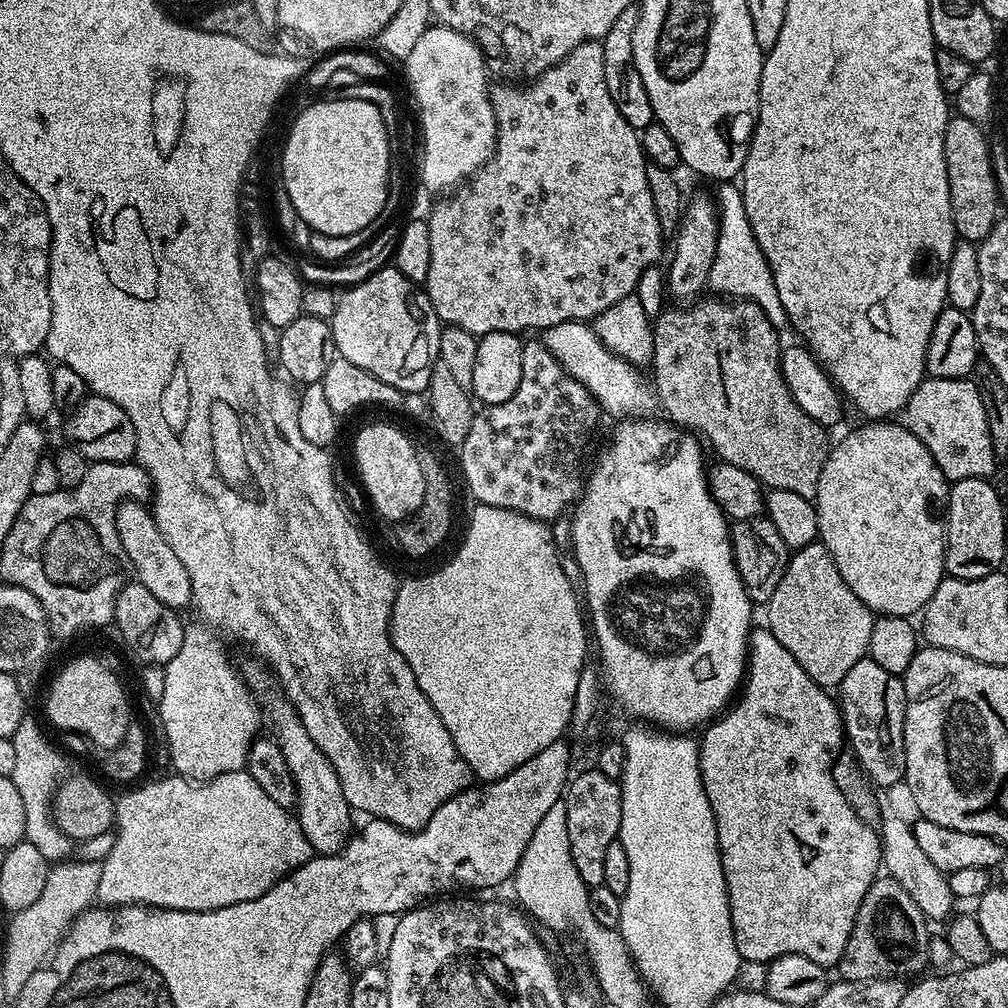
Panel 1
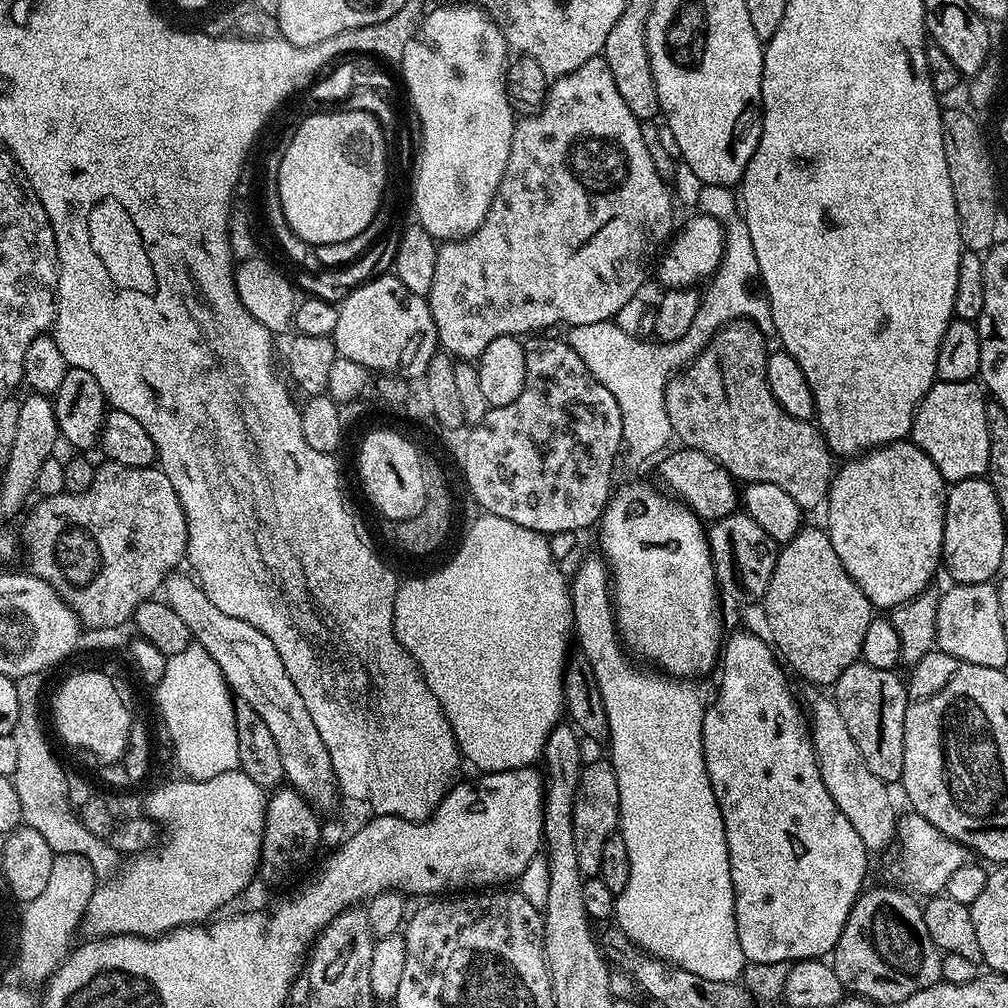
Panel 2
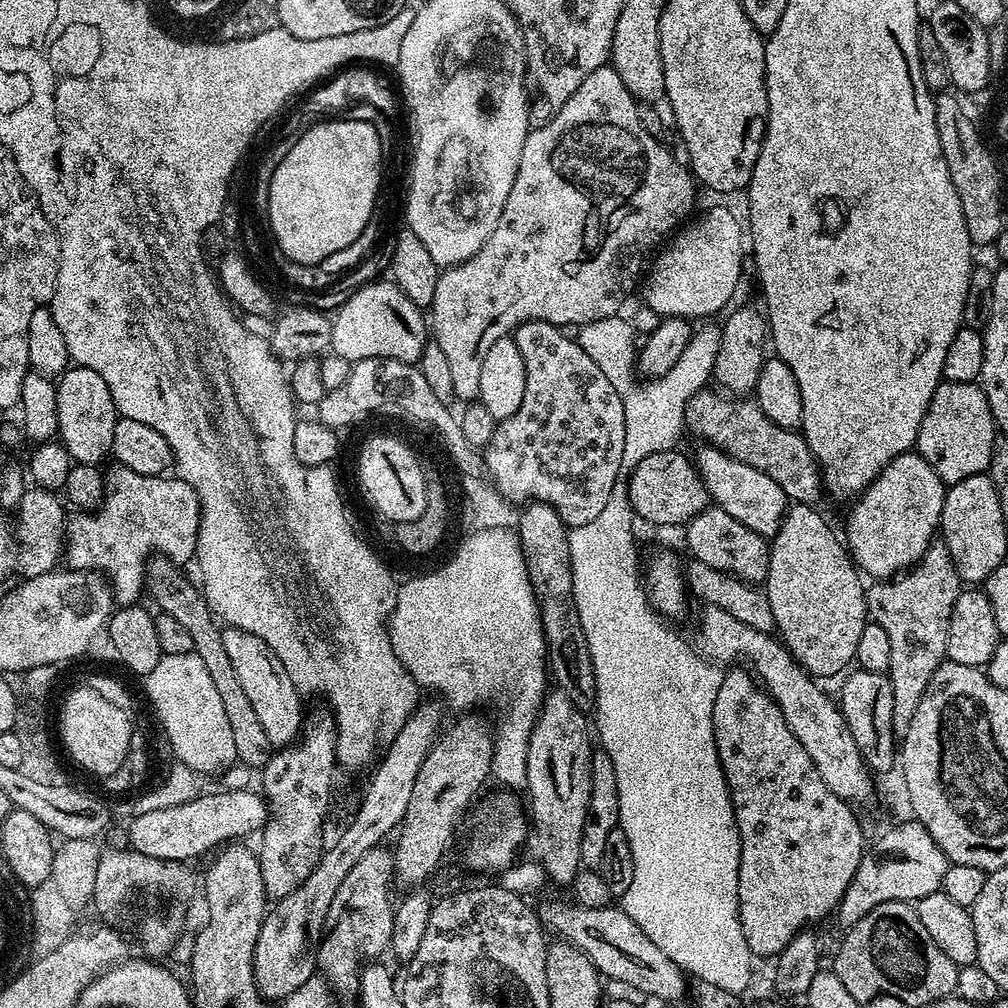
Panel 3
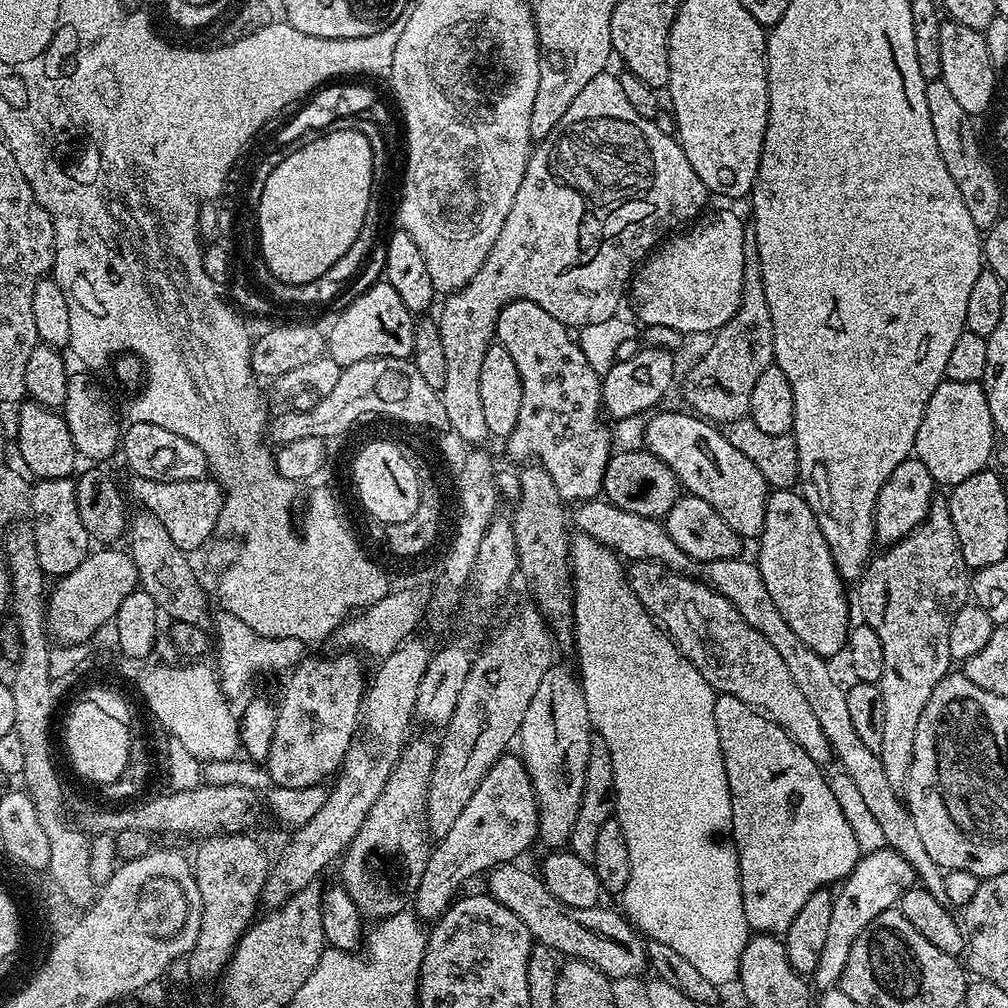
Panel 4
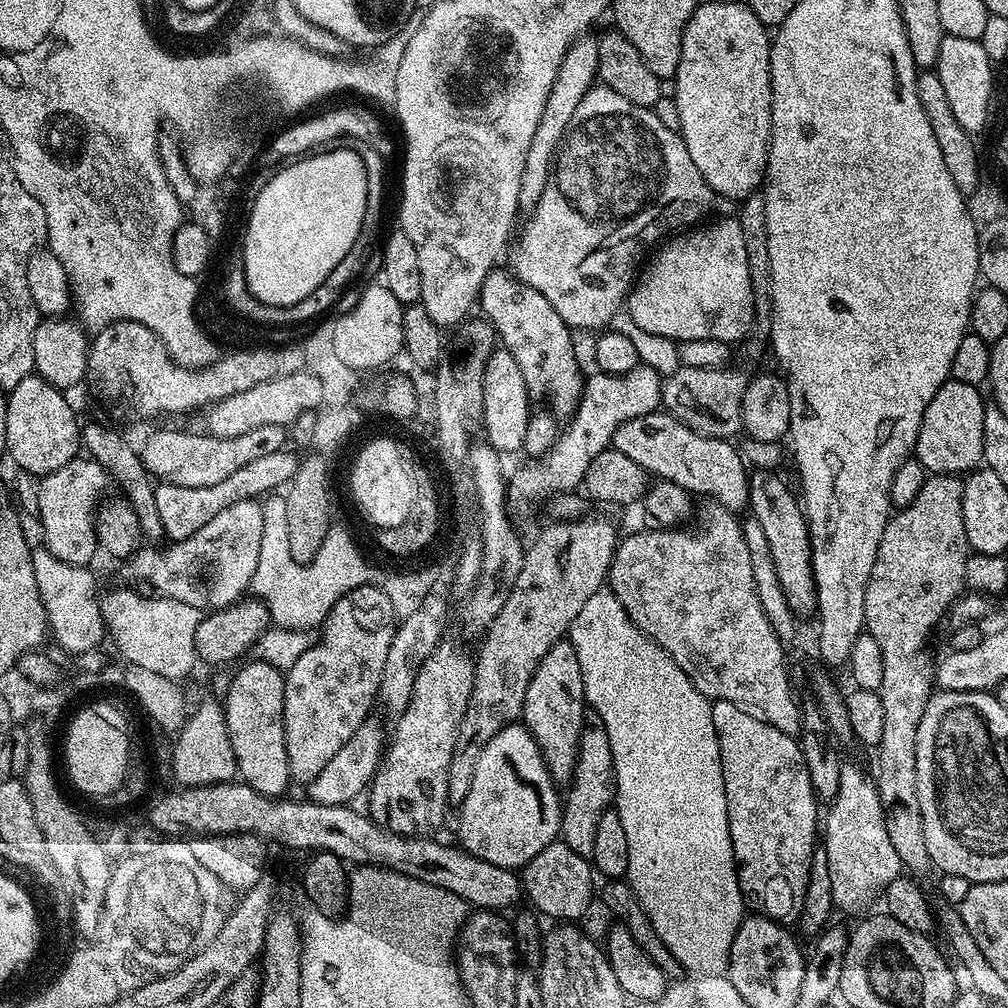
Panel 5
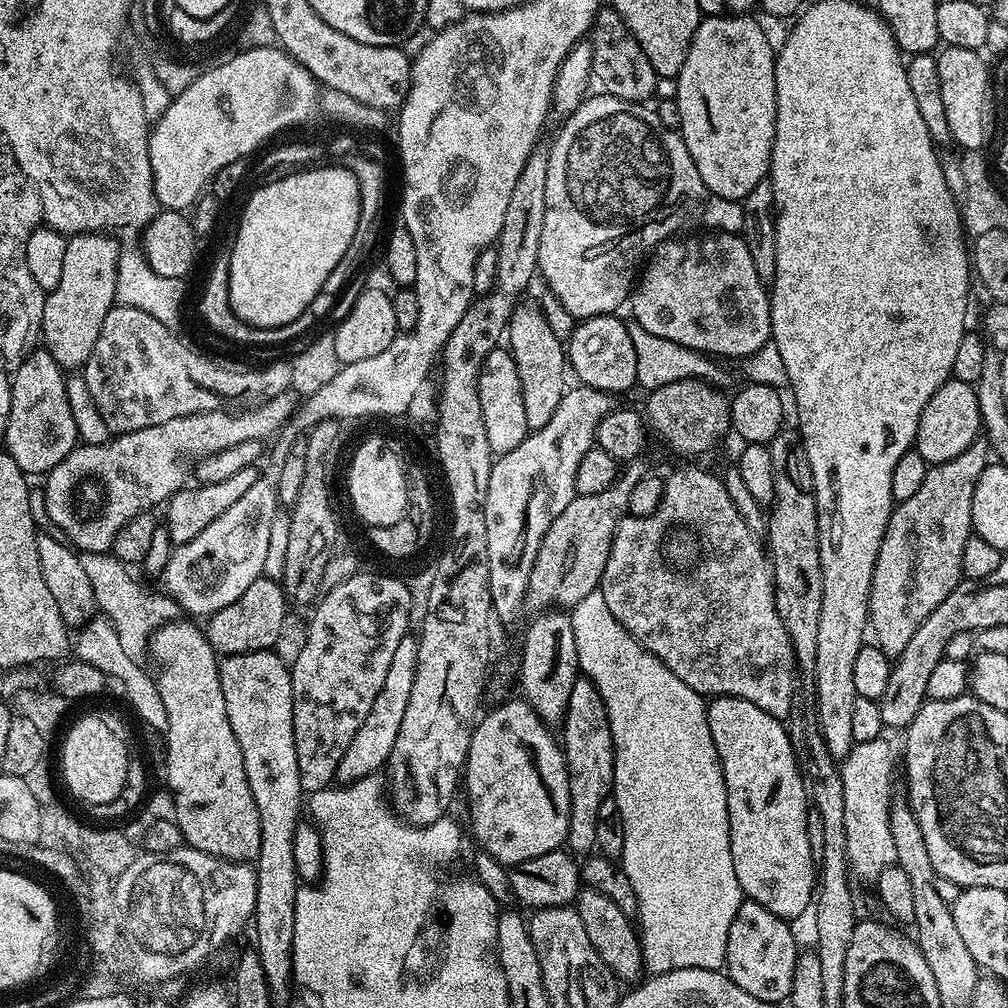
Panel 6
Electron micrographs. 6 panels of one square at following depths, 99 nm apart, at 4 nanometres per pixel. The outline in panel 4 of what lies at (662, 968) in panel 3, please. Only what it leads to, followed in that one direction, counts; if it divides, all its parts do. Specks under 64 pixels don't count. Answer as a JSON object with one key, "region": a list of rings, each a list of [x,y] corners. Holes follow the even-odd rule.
{"region":[[[513,862],[500,864],[492,869],[486,876],[486,880],[488,880],[486,892],[498,902],[502,902],[502,906],[506,906],[514,914],[518,914],[518,918],[522,918],[522,922],[526,922],[526,930],[530,930],[533,941],[550,946],[561,957],[585,960],[599,972],[606,974],[611,981],[631,976],[643,977],[644,971],[646,973],[649,971],[650,961],[645,937],[619,911],[617,911],[618,913],[611,912],[610,909],[604,908],[605,906],[595,908],[566,906],[566,902],[558,902],[558,898],[554,898],[554,894],[550,894],[550,890],[546,890],[543,879],[537,873],[535,876],[530,869],[519,868],[520,866],[519,863]]]}

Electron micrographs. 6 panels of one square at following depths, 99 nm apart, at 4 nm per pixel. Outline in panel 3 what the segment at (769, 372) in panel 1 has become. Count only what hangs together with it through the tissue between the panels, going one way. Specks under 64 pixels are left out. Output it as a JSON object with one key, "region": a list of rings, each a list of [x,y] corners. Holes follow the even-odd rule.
{"region":[[[705,390],[694,394],[694,398],[690,398],[688,409],[684,415],[687,431],[693,432],[696,436],[701,436],[699,439],[703,443],[713,444],[714,447],[722,450],[730,458],[734,458],[738,462],[746,462],[746,466],[754,466],[754,470],[762,470],[762,474],[770,474],[770,478],[774,478],[774,482],[778,482],[778,486],[782,486],[782,490],[788,496],[789,501],[797,504],[815,505],[816,499],[822,496],[822,481],[820,470],[816,467],[814,454],[808,443],[804,441],[803,435],[799,431],[783,428],[774,422],[770,422],[770,418],[766,418],[766,414],[762,414],[762,410],[756,405],[755,399],[733,398],[723,391],[715,391]]]}

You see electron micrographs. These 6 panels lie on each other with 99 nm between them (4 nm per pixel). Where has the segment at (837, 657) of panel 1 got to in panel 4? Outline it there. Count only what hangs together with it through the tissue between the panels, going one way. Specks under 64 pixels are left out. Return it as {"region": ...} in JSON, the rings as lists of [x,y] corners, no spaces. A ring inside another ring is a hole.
{"region":[[[778,488],[769,491],[766,522],[758,537],[760,553],[754,556],[762,582],[774,598],[774,606],[782,610],[790,630],[814,650],[814,654],[833,658],[845,651],[848,643],[848,600],[844,597],[846,581],[838,574],[830,546],[818,530],[818,518],[799,491]]]}

